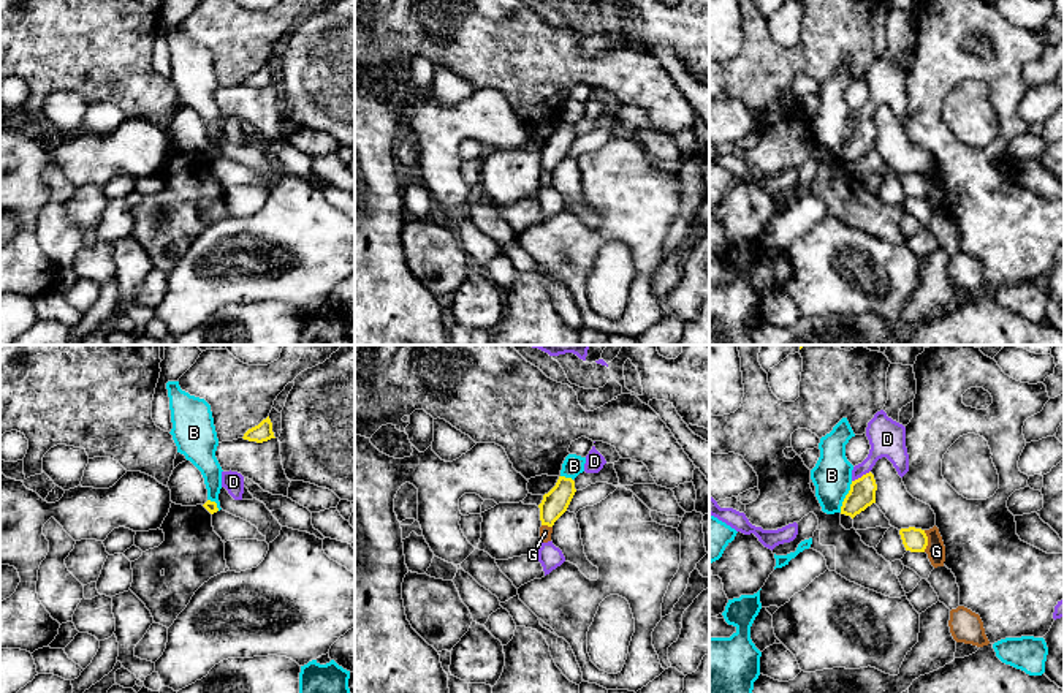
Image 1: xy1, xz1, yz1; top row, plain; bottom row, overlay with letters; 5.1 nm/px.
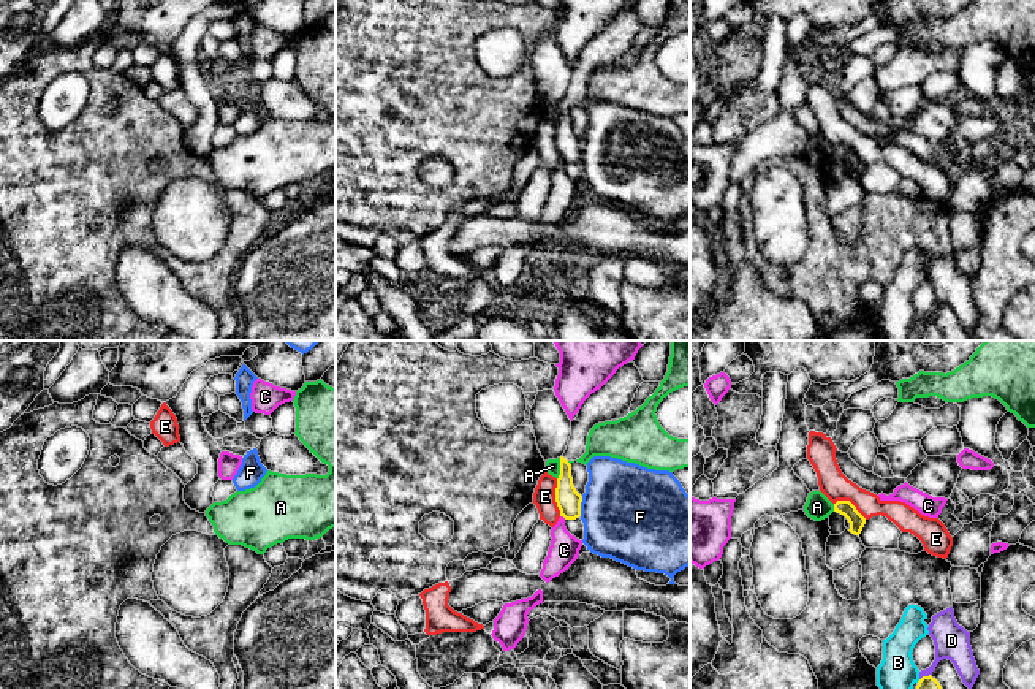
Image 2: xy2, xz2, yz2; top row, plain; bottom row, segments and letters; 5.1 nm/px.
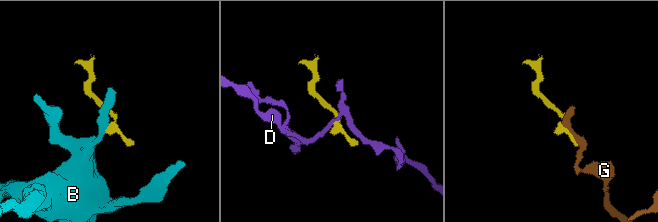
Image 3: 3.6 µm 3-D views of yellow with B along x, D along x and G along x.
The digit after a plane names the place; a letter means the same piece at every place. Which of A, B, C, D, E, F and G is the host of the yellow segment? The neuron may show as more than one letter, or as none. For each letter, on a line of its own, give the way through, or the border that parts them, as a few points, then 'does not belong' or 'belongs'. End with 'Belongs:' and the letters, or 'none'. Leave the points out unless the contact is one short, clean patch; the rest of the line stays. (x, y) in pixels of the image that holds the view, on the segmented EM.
A: does not belong
B: border along yz1 (852, 481), (839, 511); does not belong
C: border along xz2 (561, 515), (565, 518); does not belong
D: border along yz1 (870, 470), (852, 481); does not belong
E: border along xz2 (556, 479), (556, 506), (561, 515); does not belong
F: border along xz2 (583, 496), (580, 515); does not belong
G: border along yz1 (923, 530), (927, 537), (925, 551); does not belong
Belongs: none

